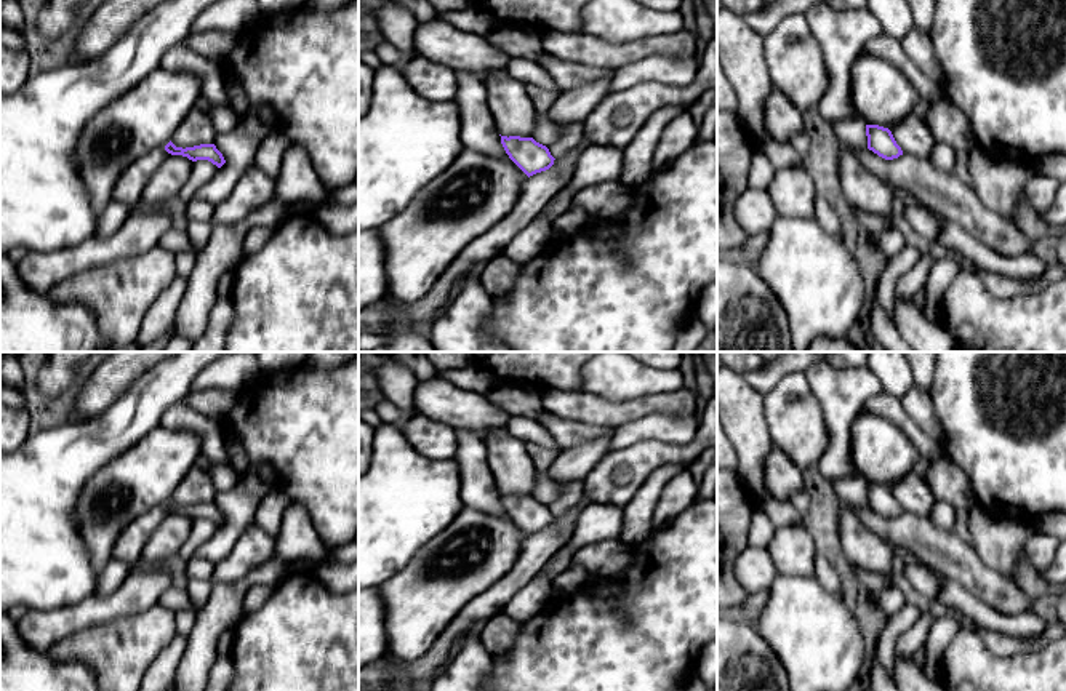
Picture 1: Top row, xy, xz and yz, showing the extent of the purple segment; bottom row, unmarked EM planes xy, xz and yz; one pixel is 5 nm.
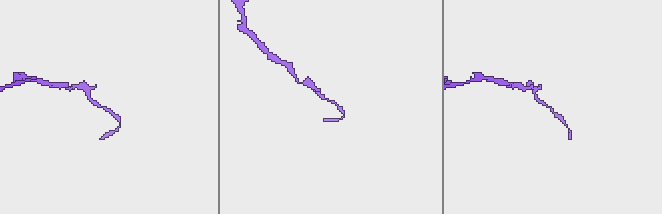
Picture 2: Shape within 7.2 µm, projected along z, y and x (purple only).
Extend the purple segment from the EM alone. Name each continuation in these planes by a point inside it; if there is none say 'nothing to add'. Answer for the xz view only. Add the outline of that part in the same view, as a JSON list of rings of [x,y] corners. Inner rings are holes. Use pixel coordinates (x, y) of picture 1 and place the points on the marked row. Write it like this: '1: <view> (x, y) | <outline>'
nothing to add

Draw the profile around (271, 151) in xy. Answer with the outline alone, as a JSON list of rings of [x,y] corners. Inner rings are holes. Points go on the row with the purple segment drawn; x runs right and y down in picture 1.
[[[274,128],[259,144],[253,166],[275,181],[288,147],[290,139],[280,130]]]

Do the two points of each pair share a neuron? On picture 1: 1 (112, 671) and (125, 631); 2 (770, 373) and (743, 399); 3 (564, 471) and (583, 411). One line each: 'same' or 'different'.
1: same
2: different
3: different

